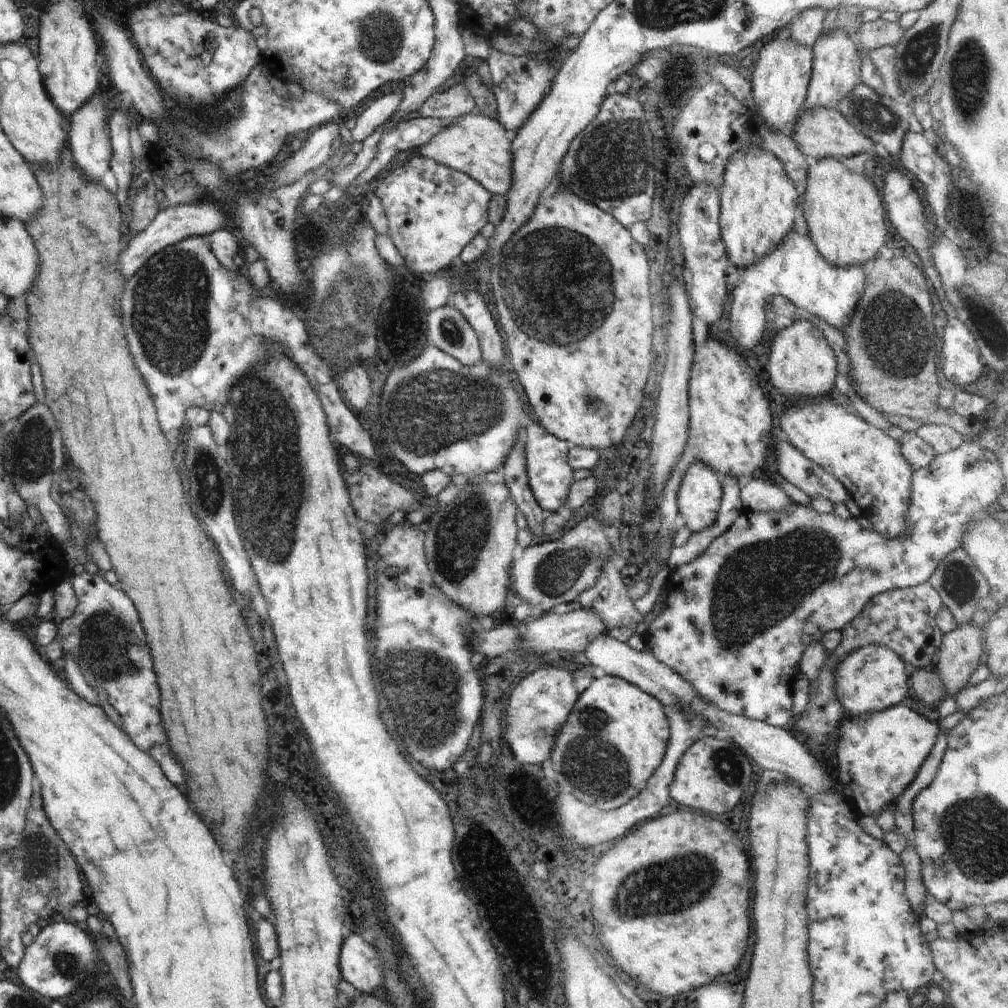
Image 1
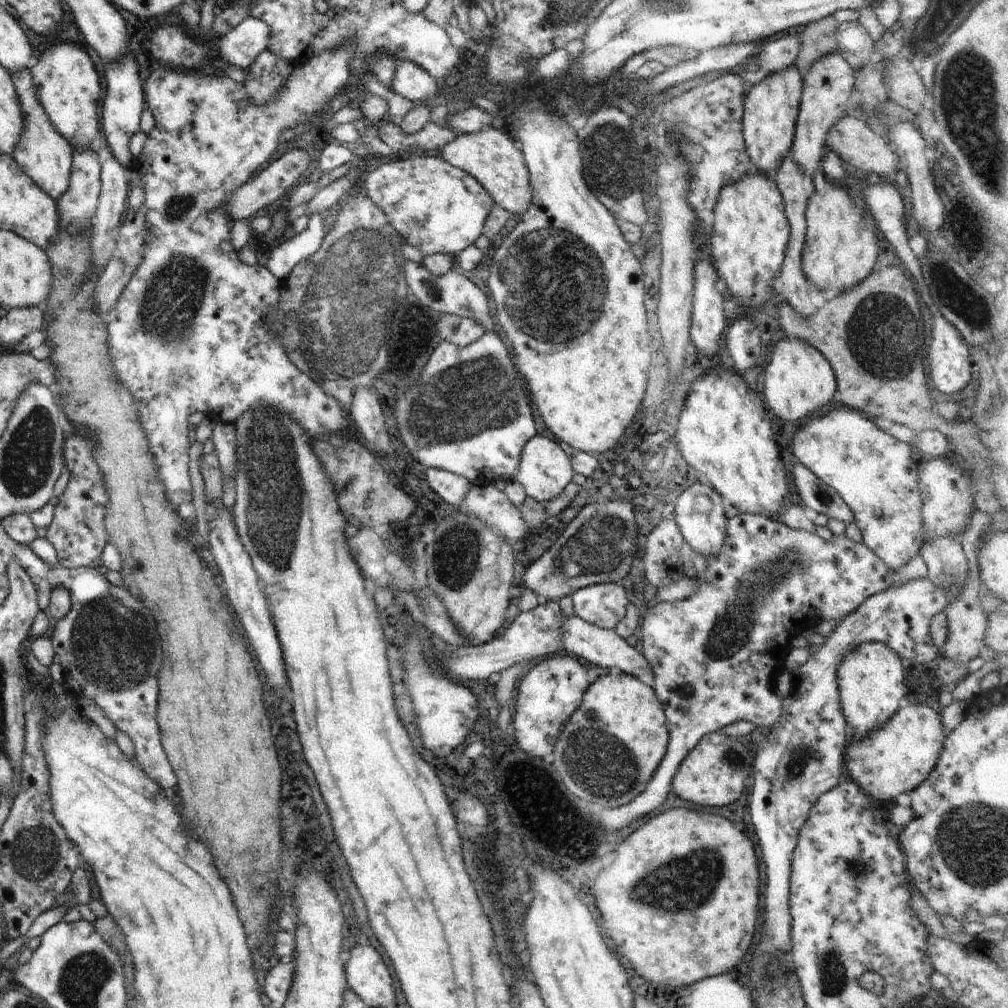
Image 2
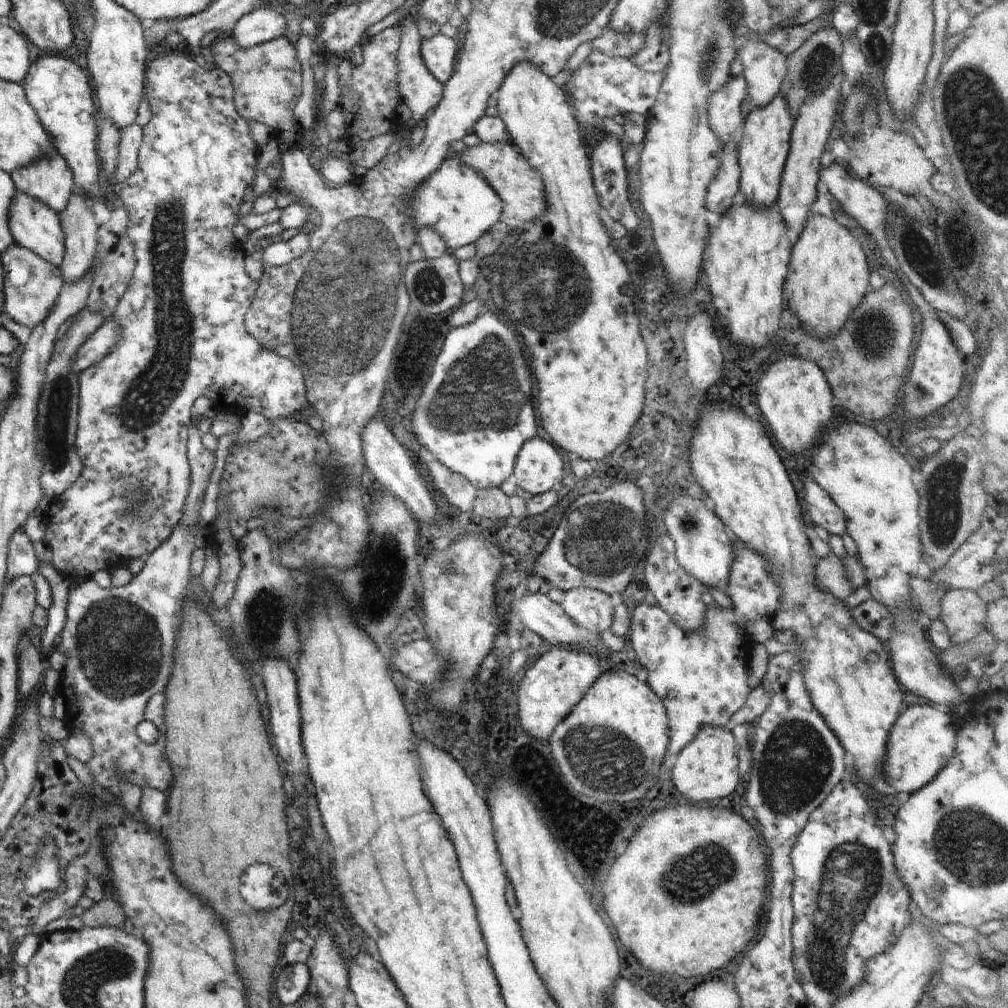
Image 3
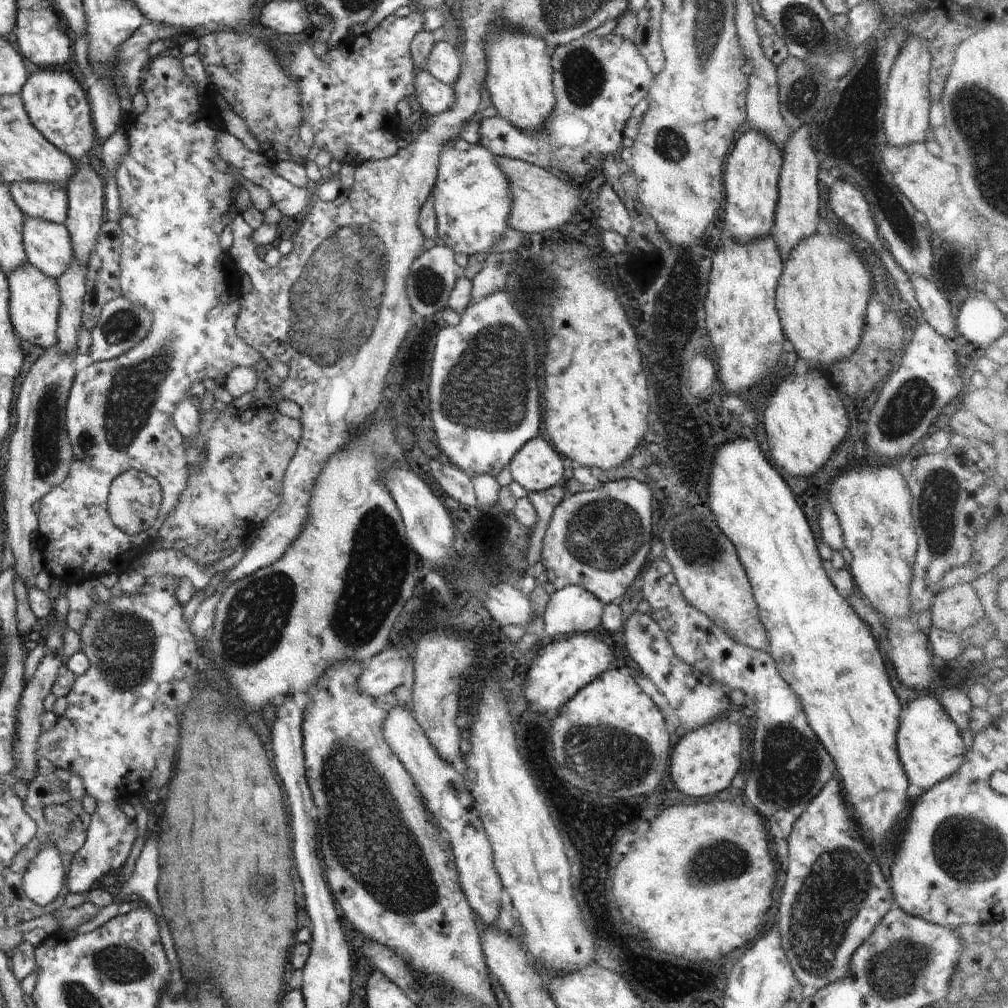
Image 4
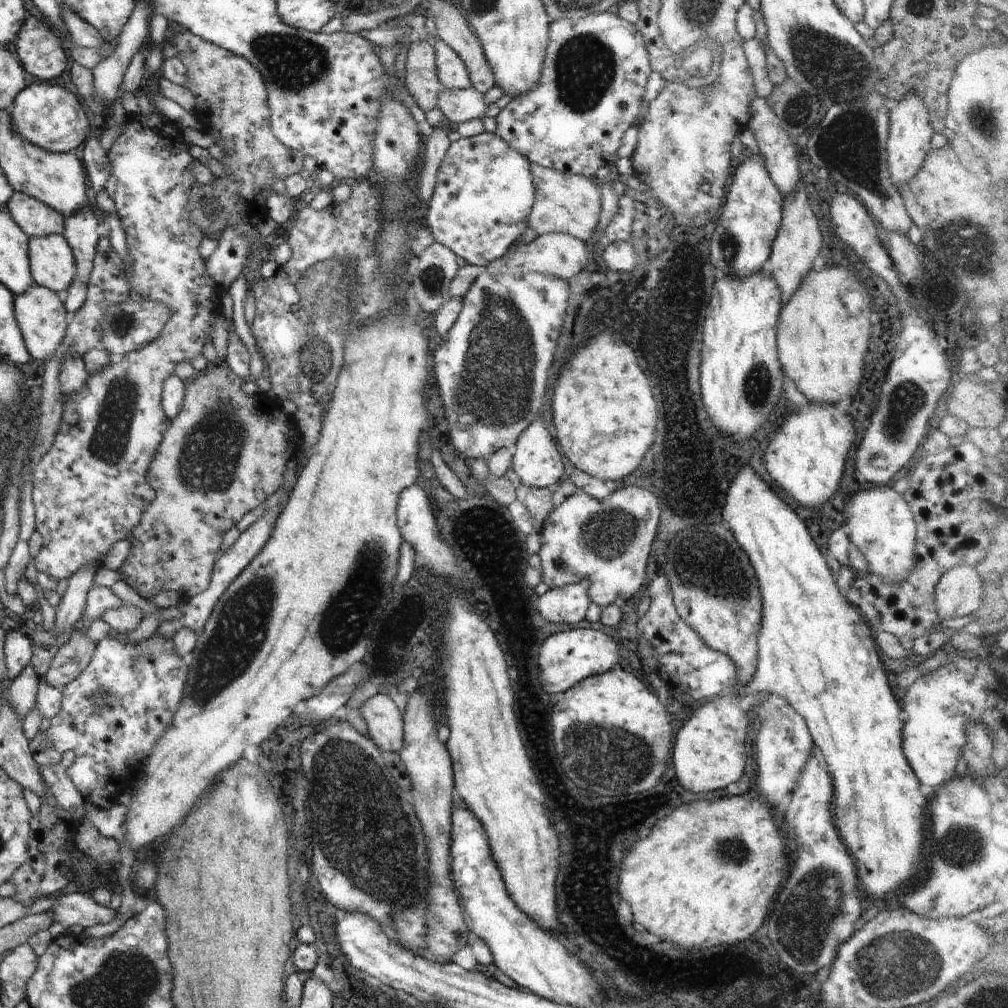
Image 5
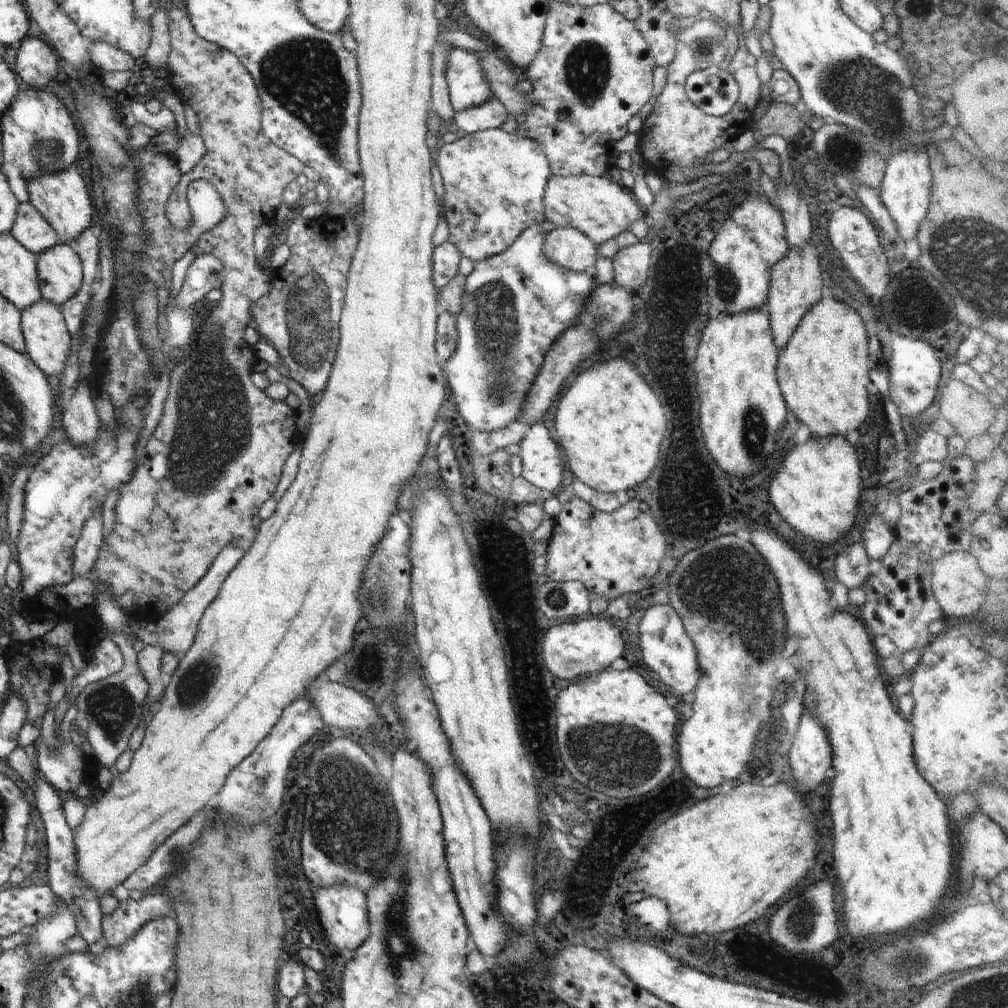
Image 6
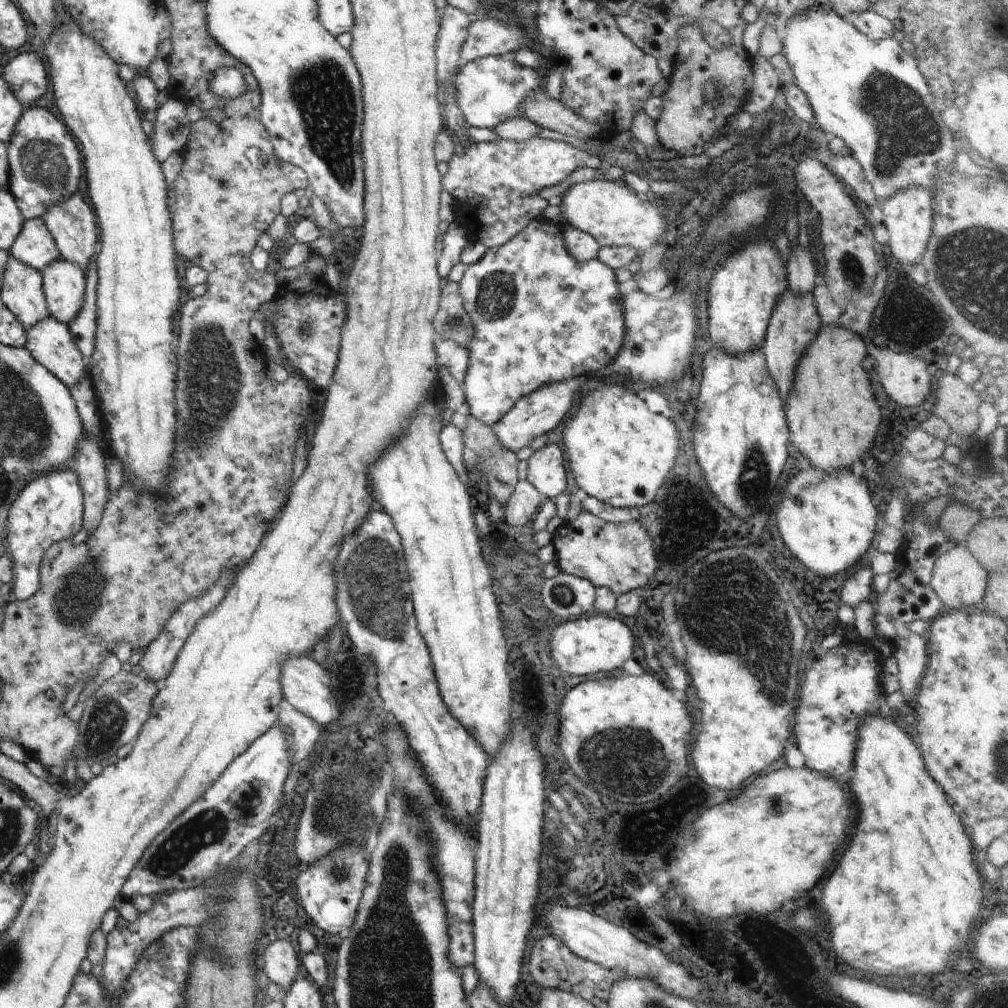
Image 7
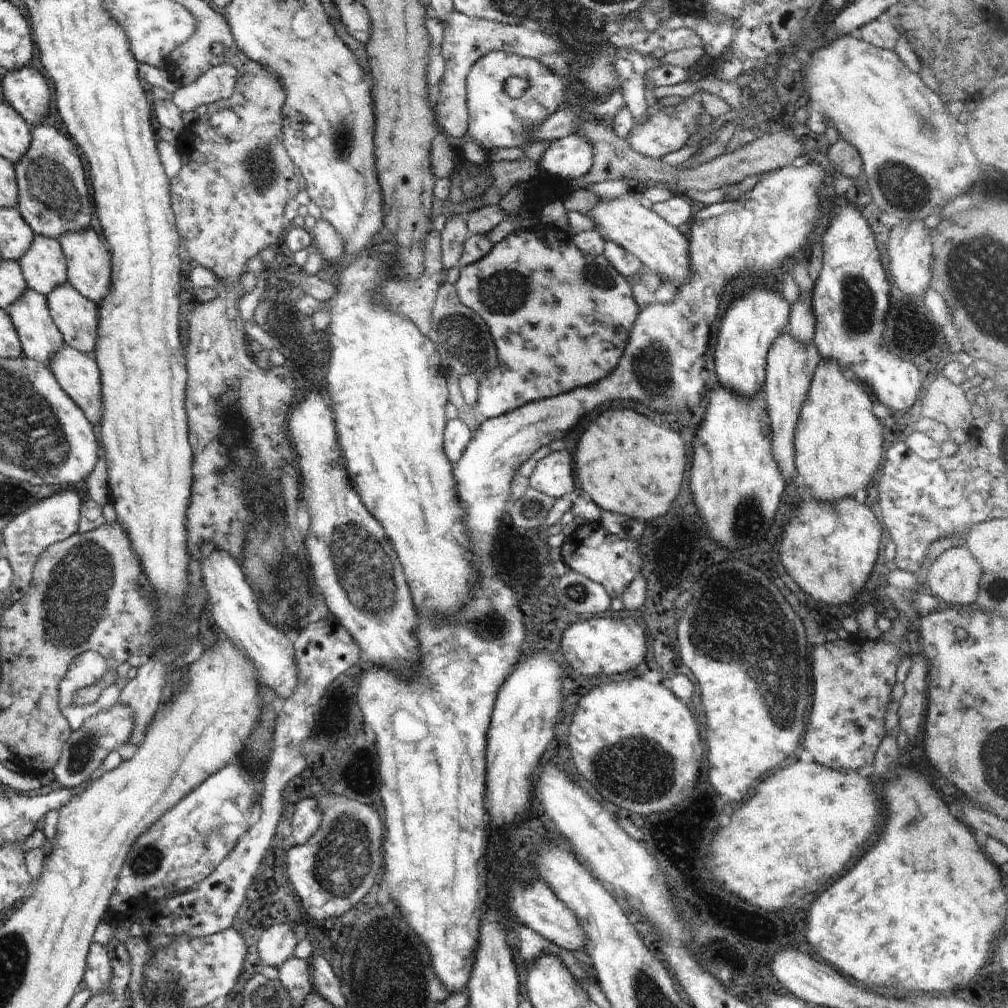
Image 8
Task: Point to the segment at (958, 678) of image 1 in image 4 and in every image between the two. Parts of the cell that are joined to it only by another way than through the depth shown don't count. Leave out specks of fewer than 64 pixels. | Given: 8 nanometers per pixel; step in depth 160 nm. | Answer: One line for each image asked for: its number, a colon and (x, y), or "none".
2: (966, 618)
3: (964, 614)
4: (954, 609)

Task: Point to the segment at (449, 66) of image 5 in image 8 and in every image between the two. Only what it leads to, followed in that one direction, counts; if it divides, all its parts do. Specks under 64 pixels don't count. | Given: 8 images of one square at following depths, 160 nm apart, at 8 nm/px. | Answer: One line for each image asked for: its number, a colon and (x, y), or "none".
6: (466, 84)
7: (491, 89)
8: (496, 120)

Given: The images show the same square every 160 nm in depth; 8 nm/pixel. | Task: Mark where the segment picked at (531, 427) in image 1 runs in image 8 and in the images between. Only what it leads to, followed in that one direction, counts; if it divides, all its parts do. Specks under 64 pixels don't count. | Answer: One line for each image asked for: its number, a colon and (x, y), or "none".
2: (545, 470)
3: (538, 468)
4: (536, 466)
5: (536, 460)
6: (543, 463)
7: (546, 472)
8: (554, 475)

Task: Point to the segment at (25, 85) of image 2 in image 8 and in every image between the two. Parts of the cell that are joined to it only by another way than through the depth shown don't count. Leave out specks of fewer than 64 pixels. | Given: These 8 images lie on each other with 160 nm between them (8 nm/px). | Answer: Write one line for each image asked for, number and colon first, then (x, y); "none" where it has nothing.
3: (49, 179)
4: (38, 199)
5: (36, 218)
6: (31, 229)
7: (34, 246)
8: (44, 266)

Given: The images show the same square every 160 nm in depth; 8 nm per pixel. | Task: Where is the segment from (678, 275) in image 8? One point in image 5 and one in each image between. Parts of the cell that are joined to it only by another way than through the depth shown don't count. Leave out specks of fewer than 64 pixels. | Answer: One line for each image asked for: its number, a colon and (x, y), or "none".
5: (569, 204)
6: (597, 207)
7: (611, 212)

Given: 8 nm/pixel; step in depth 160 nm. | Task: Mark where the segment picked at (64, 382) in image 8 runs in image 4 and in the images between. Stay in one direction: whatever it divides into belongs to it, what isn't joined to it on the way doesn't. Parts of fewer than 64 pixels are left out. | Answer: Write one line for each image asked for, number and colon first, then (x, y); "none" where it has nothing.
4: (34, 302)
5: (41, 316)
6: (47, 338)
7: (49, 341)

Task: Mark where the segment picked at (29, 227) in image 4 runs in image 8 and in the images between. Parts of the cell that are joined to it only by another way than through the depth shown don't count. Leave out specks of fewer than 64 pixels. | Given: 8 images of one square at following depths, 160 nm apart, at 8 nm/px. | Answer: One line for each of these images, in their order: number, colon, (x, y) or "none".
5: (52, 263)
6: (59, 269)
7: (63, 284)
8: (76, 317)

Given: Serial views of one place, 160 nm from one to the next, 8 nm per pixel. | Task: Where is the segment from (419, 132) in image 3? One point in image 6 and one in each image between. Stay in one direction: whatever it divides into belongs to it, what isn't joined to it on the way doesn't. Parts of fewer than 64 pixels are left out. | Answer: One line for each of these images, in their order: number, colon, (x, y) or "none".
4: (434, 96)
5: (458, 105)
6: (489, 115)

